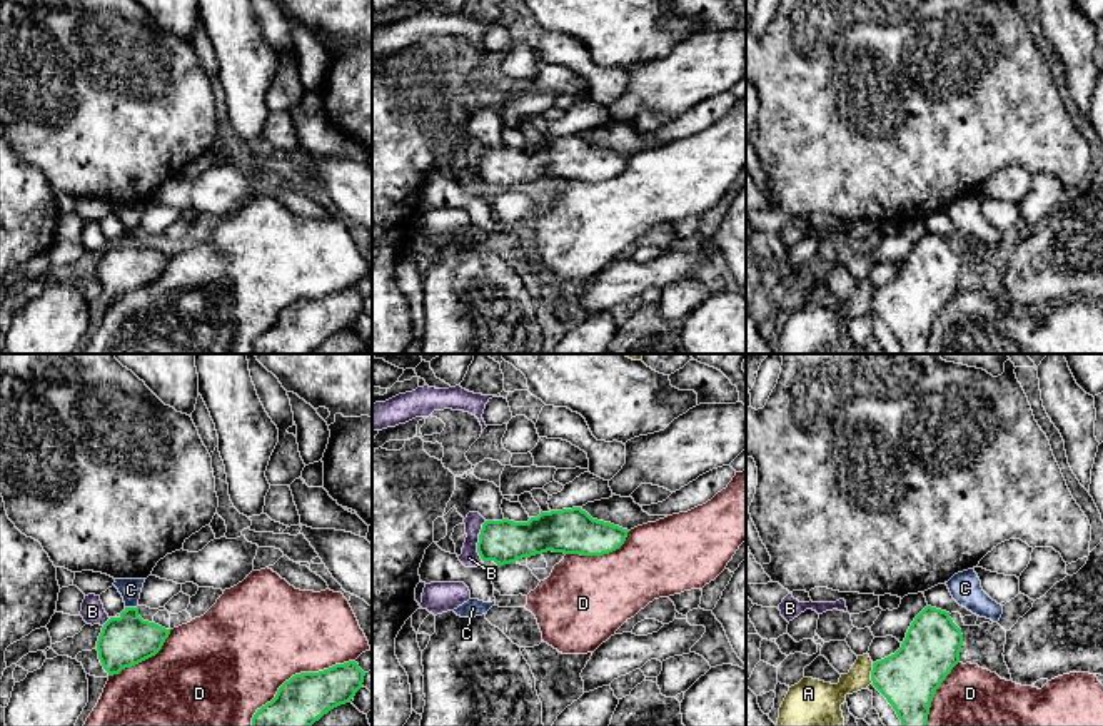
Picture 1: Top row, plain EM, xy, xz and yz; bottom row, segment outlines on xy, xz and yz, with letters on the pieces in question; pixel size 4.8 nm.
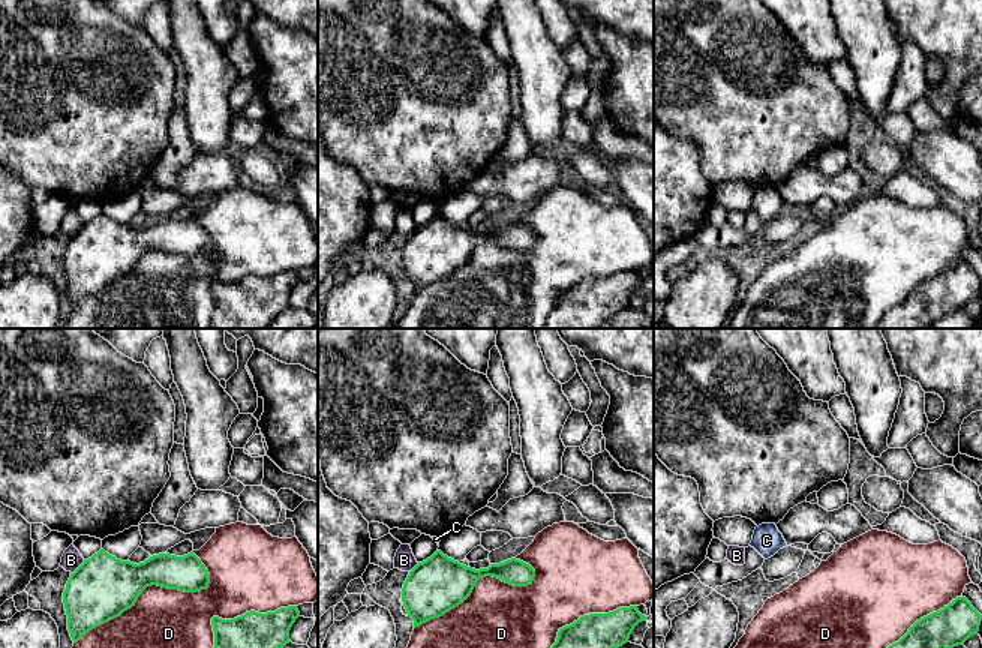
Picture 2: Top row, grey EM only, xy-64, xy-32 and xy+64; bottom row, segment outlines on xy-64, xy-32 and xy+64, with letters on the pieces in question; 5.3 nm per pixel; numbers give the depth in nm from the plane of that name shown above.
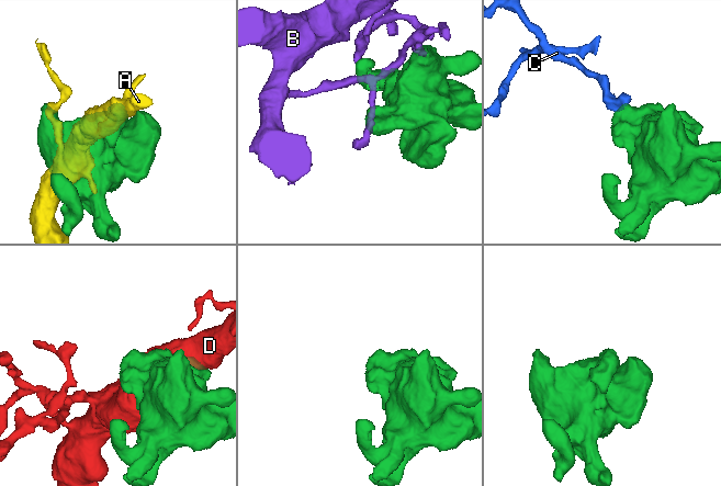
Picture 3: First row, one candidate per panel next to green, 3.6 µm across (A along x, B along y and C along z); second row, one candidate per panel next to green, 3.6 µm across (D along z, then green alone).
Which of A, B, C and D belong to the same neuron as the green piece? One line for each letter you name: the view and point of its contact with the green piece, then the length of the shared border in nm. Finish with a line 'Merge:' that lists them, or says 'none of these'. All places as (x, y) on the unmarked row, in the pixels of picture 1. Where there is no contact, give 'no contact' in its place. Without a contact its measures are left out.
Merge: none of these

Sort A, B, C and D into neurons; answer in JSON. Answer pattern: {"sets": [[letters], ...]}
{"sets": [["A"], ["B"], ["C"], ["D"]]}

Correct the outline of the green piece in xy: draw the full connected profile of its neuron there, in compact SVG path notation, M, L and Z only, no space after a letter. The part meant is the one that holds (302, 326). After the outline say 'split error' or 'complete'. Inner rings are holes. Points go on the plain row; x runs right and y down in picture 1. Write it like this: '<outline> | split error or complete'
M355 287L285 307L275 324L257 335L252 354L310 354L330 335L350 329L365 299Z | complete

